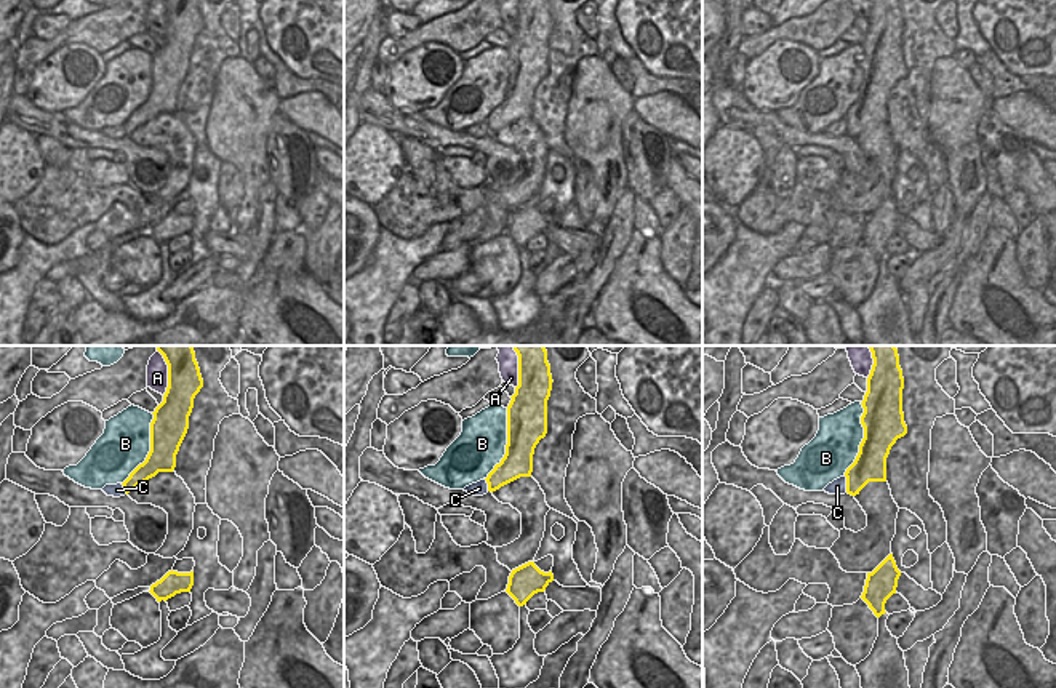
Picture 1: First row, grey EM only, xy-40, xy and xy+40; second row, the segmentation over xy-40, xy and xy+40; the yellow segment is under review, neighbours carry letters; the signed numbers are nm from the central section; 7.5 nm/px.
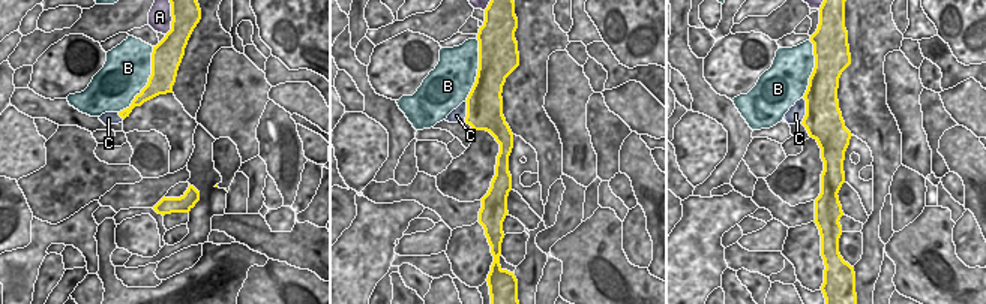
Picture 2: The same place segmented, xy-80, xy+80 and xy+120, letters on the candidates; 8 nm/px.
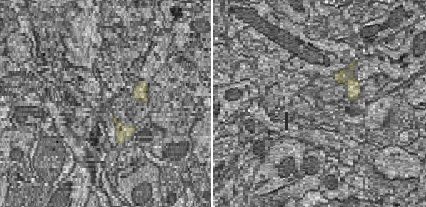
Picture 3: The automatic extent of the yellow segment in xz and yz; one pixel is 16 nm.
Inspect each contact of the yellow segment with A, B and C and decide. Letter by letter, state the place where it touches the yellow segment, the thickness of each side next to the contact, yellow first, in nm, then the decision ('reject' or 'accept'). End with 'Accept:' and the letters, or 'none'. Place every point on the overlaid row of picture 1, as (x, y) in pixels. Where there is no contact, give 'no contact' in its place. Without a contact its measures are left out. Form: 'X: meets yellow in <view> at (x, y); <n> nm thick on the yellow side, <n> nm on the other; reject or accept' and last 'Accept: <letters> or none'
A: meets yellow in xy-40 at (168, 373); 260 nm thick on the yellow side, 170 nm on the other; reject
B: meets yellow in xy+40 at (863, 440); 320 nm thick on the yellow side, 340 nm on the other; reject
C: meets yellow in xy+40 at (847, 484); 240 nm thick on the yellow side, 120 nm on the other; reject
Accept: none

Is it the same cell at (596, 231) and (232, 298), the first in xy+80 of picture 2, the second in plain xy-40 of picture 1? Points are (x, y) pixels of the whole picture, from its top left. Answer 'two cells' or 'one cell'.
two cells

